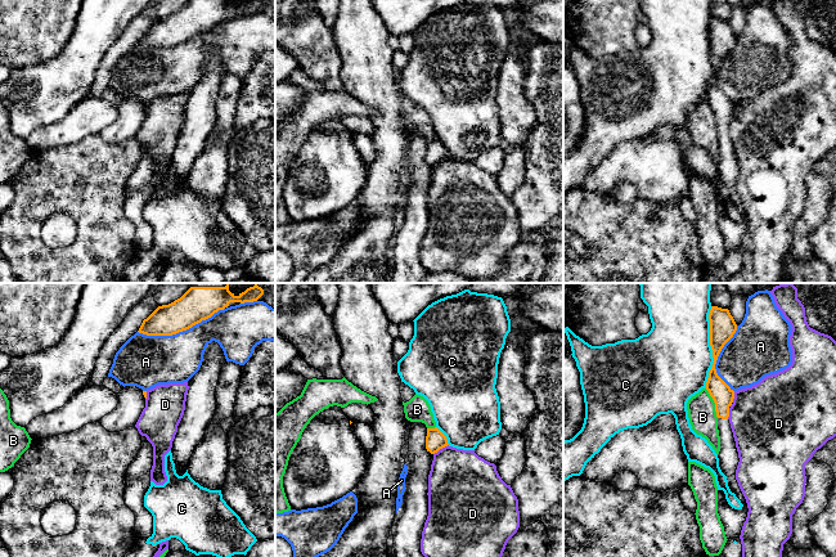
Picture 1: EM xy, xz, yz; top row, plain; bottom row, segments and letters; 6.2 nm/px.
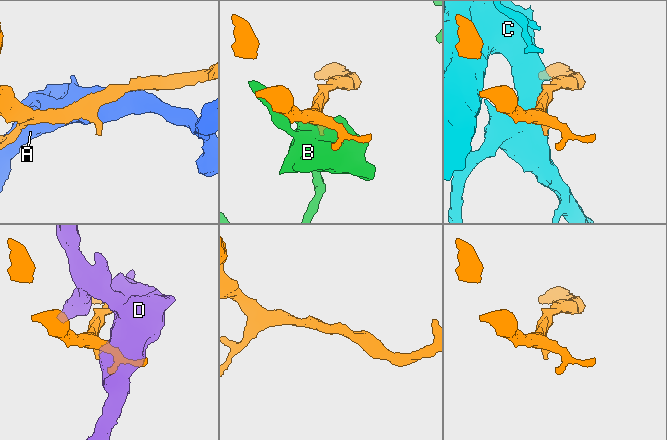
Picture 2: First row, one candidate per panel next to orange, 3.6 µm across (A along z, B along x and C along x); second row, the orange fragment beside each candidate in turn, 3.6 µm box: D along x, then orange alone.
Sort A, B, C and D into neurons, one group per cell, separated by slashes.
A / B / C / D

